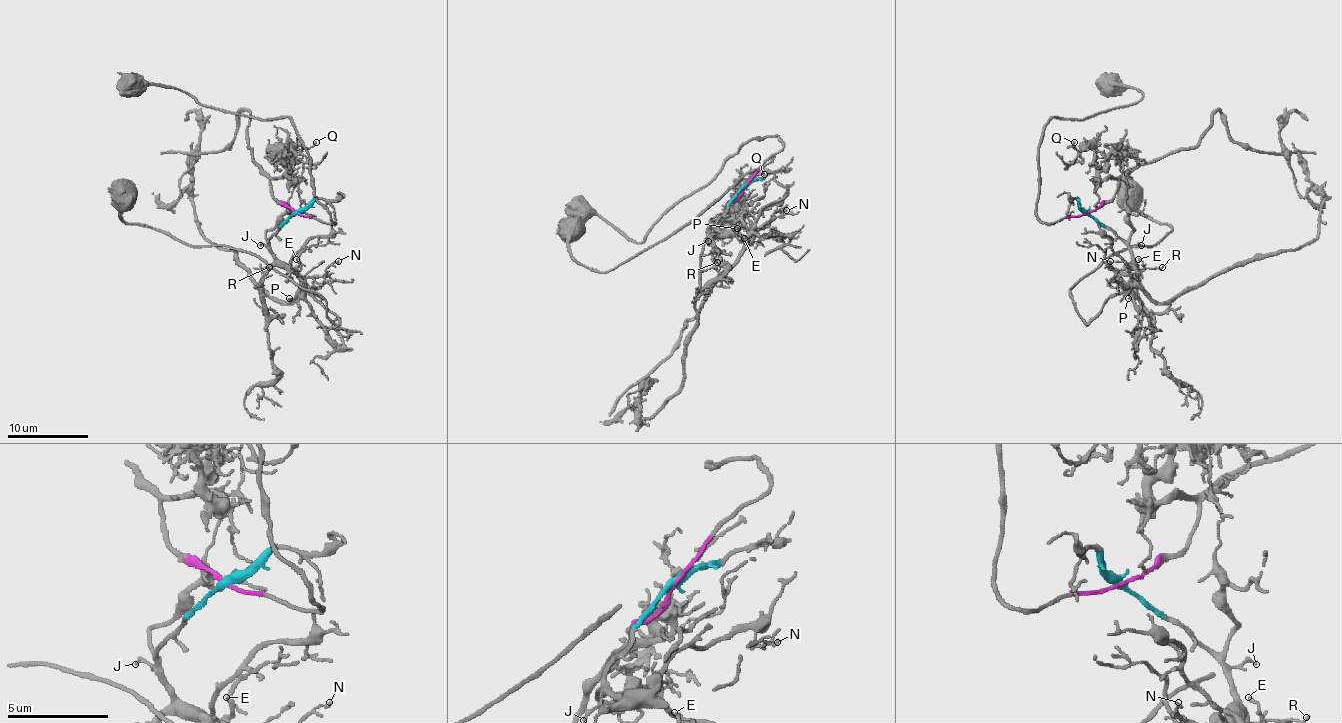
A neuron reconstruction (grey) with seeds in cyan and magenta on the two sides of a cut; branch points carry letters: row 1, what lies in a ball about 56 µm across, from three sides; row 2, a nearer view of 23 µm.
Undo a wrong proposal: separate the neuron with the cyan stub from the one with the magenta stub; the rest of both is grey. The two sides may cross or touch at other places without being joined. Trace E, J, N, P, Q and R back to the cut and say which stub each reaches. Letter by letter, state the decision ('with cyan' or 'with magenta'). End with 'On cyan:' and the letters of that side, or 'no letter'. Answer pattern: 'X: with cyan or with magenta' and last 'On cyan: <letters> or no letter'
E: with cyan
J: with cyan
N: with cyan
P: with cyan
Q: with magenta
R: with cyan
On cyan: E, J, N, P, R

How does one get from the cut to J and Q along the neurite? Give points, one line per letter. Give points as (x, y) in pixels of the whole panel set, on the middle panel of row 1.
J: (744, 187), (717, 221), (715, 232), (707, 242)
Q: (744, 187), (717, 217), (738, 207), (742, 195), (740, 183), (752, 175), (764, 175)

